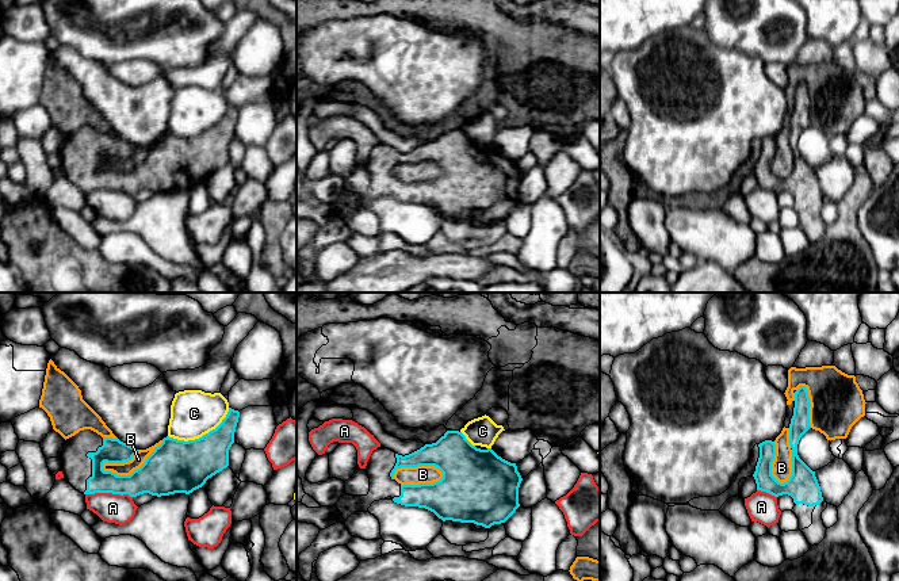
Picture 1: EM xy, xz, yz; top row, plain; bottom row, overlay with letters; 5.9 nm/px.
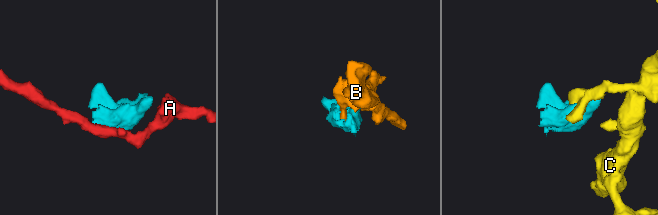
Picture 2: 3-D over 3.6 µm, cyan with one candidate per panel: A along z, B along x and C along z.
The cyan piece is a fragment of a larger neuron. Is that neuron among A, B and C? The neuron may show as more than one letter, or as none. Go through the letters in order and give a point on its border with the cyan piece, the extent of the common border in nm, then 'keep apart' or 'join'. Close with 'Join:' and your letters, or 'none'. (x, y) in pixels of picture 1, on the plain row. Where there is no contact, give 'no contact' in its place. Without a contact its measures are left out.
A: contact xy (108, 188); length 280 nm; keep apart
B: contact xy (134, 167); length 400 nm; keep apart
C: contact xy (202, 133); length 400 nm; keep apart
Join: none

